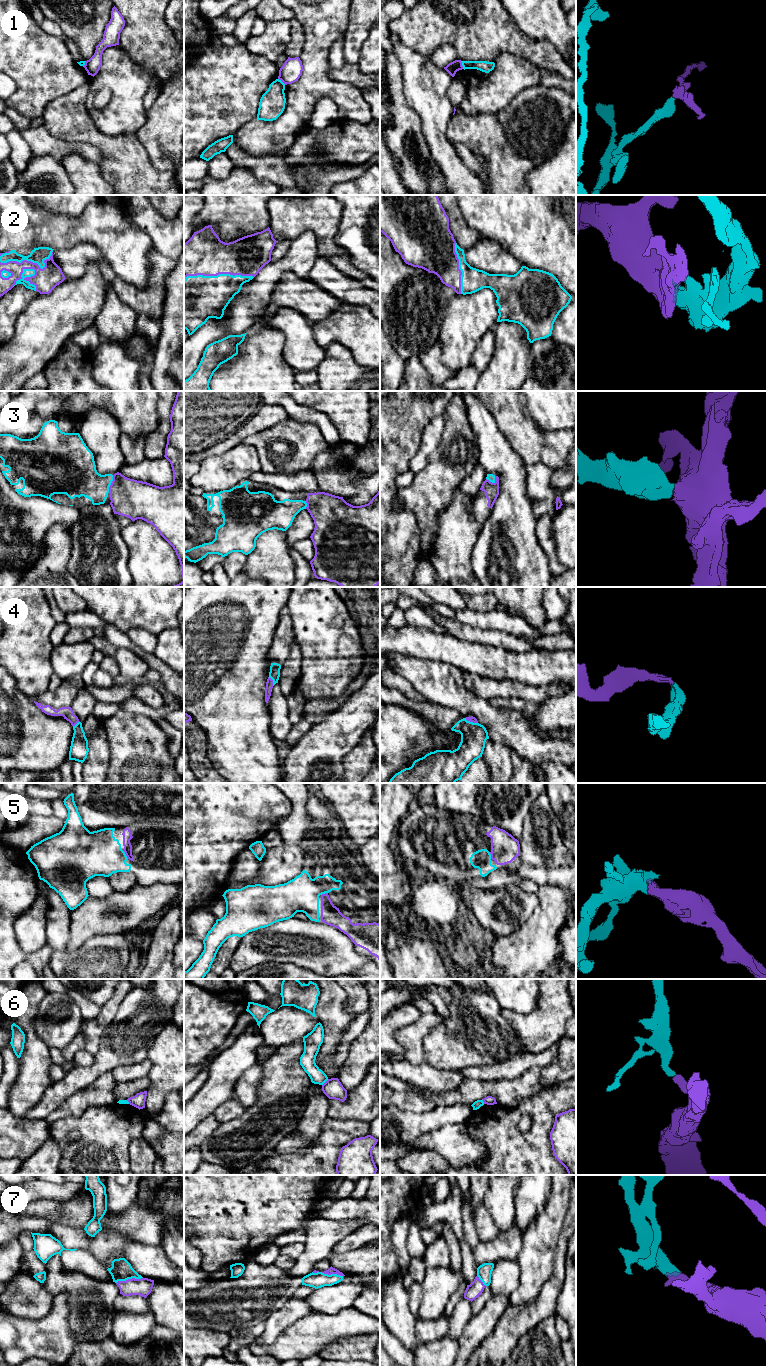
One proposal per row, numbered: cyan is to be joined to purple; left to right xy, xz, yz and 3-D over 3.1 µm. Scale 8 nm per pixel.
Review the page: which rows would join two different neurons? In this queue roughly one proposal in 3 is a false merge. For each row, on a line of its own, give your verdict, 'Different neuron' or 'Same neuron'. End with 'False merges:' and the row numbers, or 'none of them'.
1: Different neuron
2: Same neuron
3: Same neuron
4: Same neuron
5: Same neuron
6: Different neuron
7: Same neuron
False merges: 1, 6

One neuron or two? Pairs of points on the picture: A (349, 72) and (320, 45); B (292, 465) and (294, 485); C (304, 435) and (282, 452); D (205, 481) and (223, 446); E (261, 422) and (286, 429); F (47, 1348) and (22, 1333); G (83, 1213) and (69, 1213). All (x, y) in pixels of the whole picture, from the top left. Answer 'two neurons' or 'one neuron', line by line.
A: two neurons
B: two neurons
C: one neuron
D: two neurons
E: two neurons
F: one neuron
G: one neuron

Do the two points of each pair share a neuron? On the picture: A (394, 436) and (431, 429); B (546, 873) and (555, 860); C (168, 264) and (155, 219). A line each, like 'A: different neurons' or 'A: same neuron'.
A: different neurons
B: different neurons
C: different neurons

